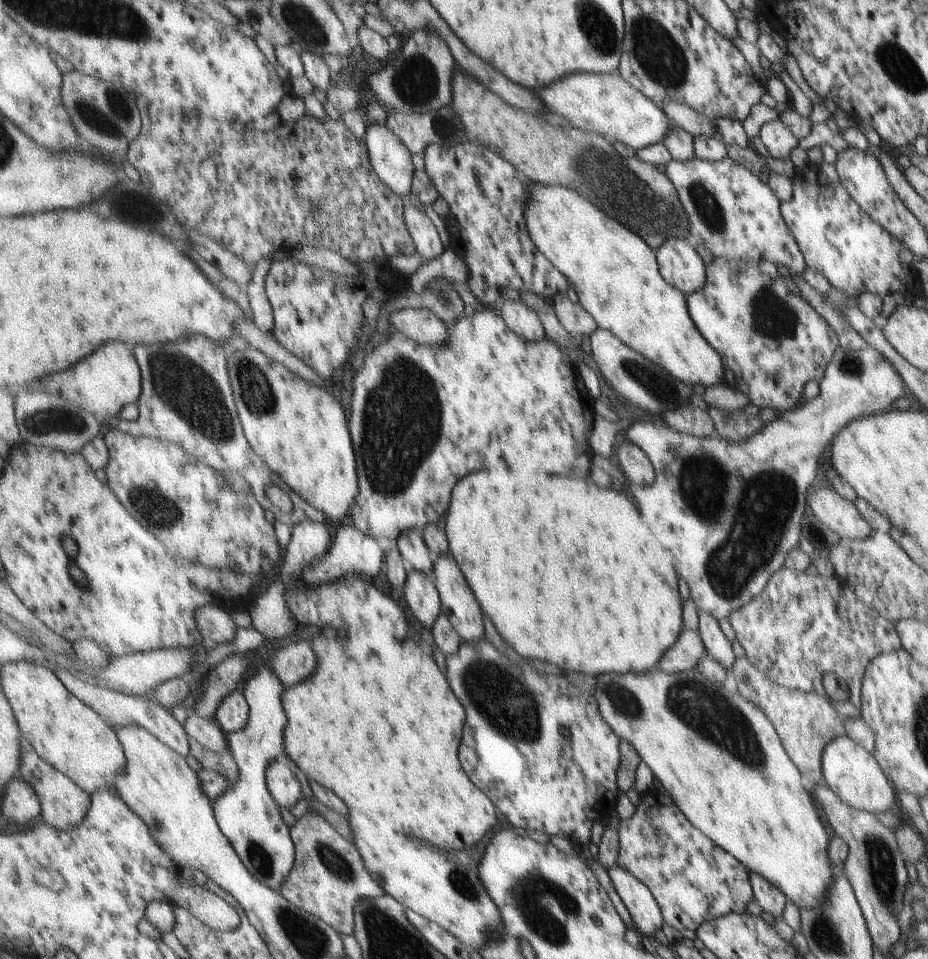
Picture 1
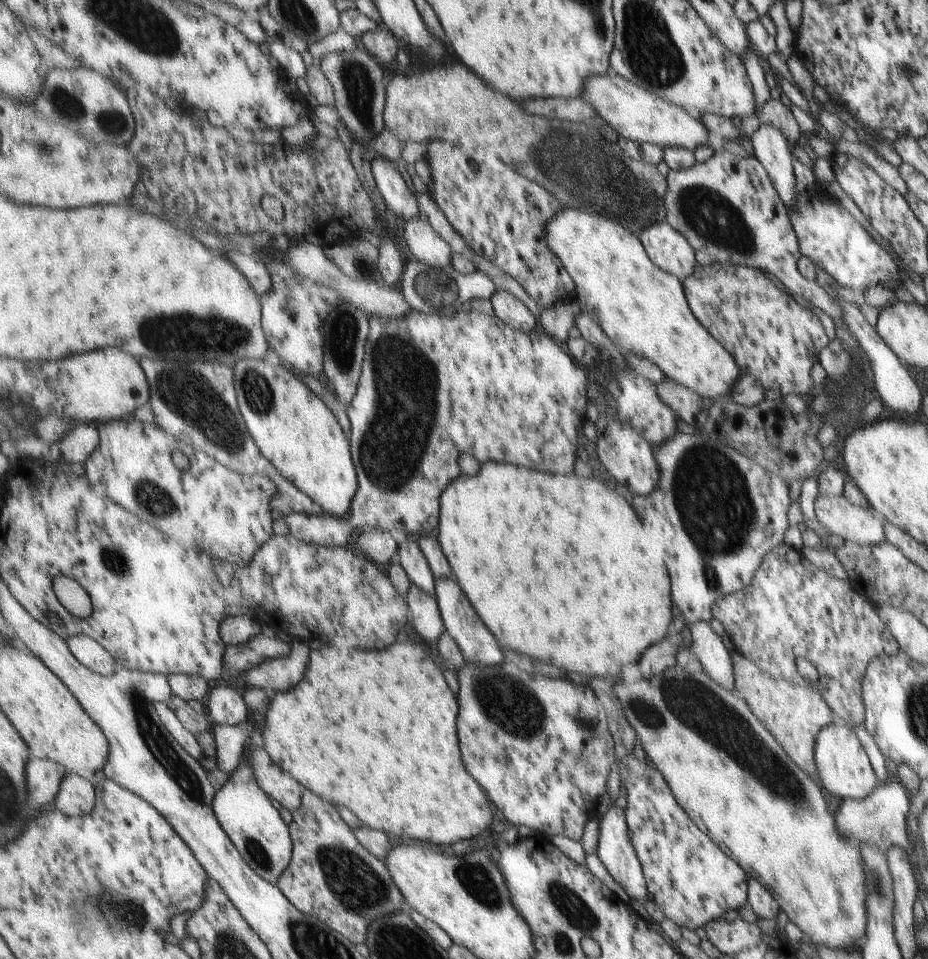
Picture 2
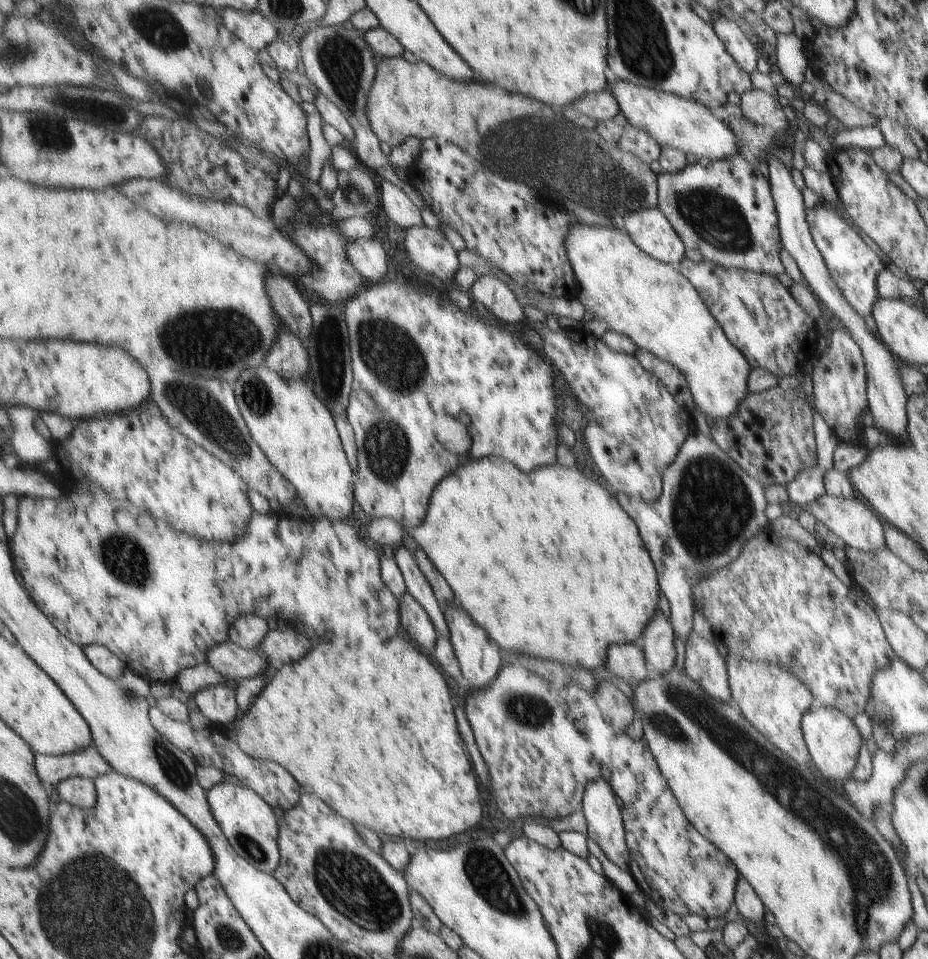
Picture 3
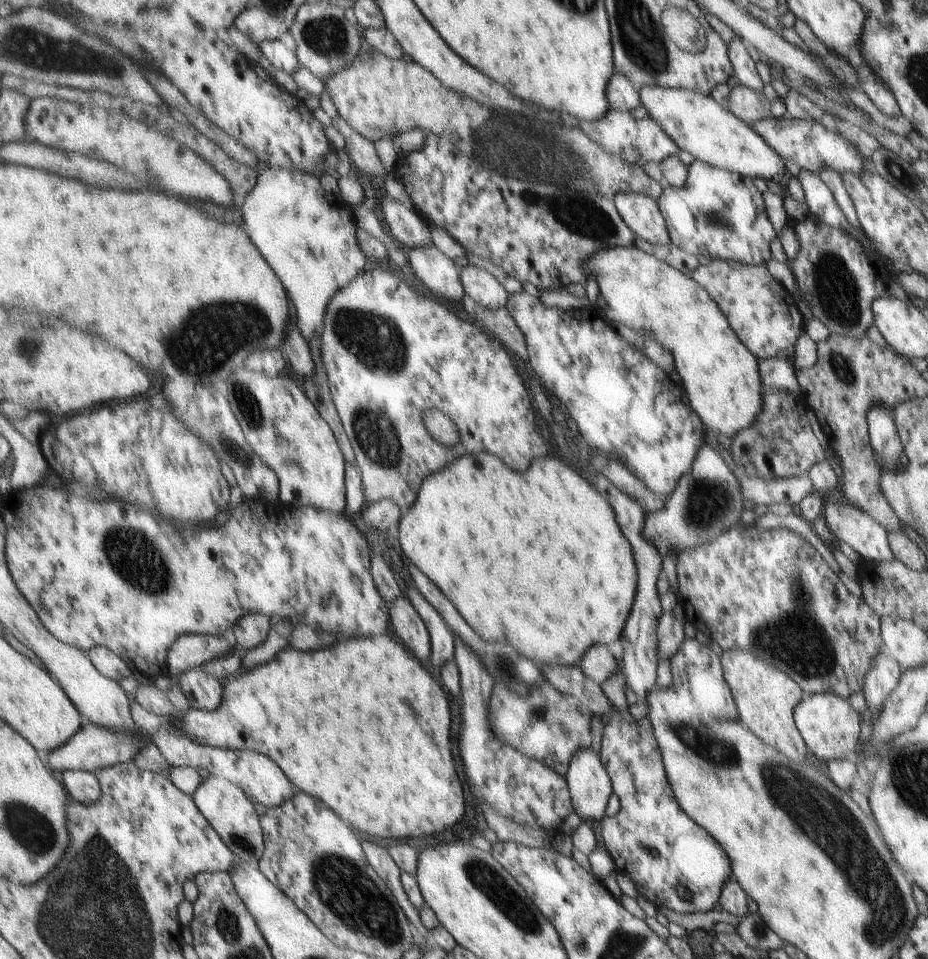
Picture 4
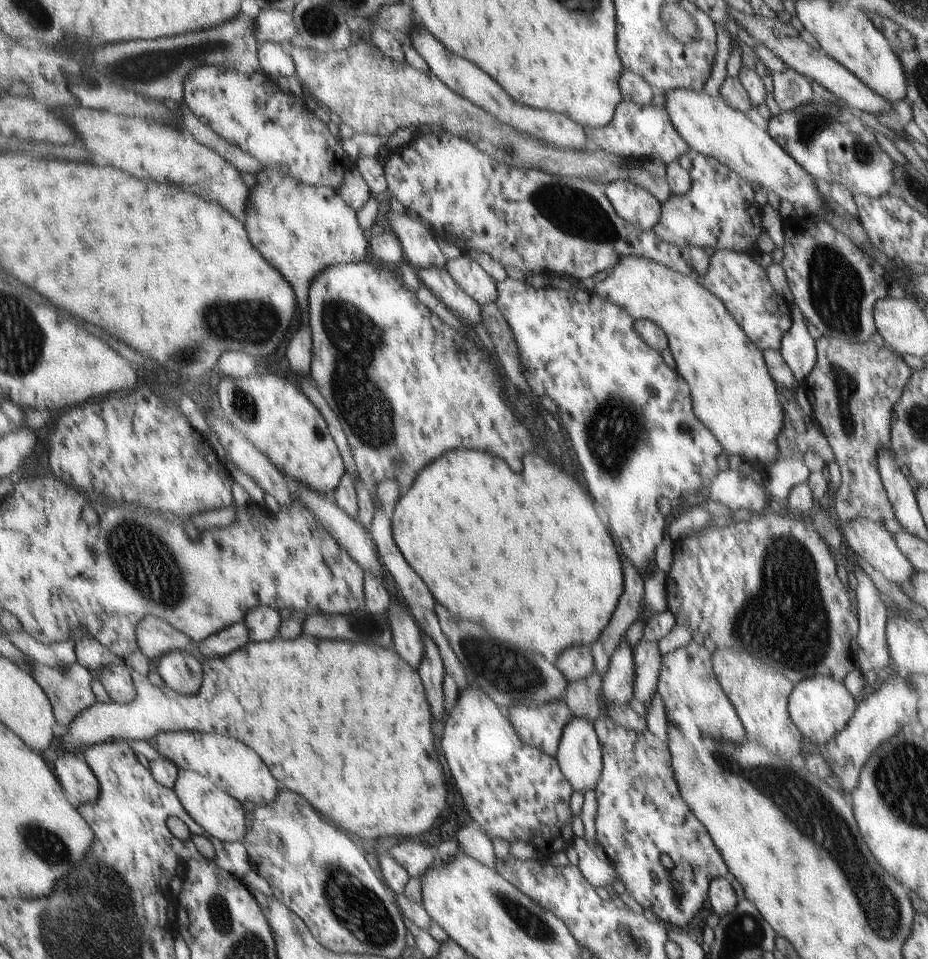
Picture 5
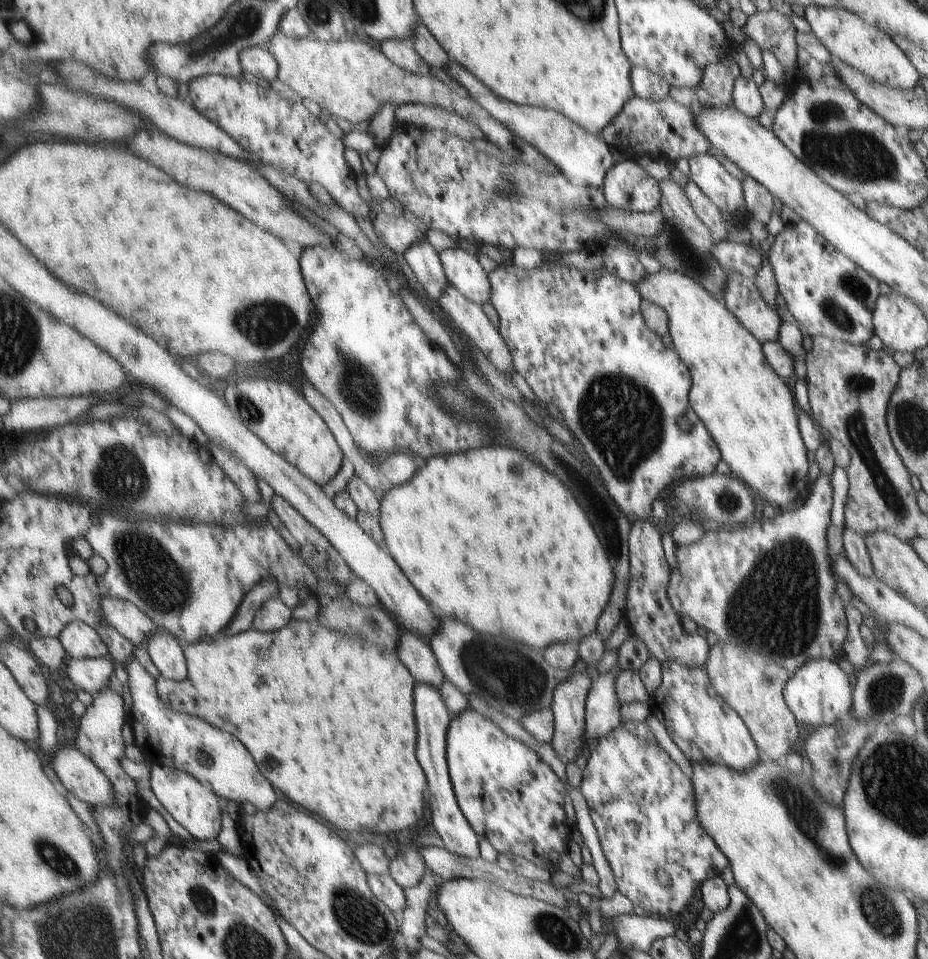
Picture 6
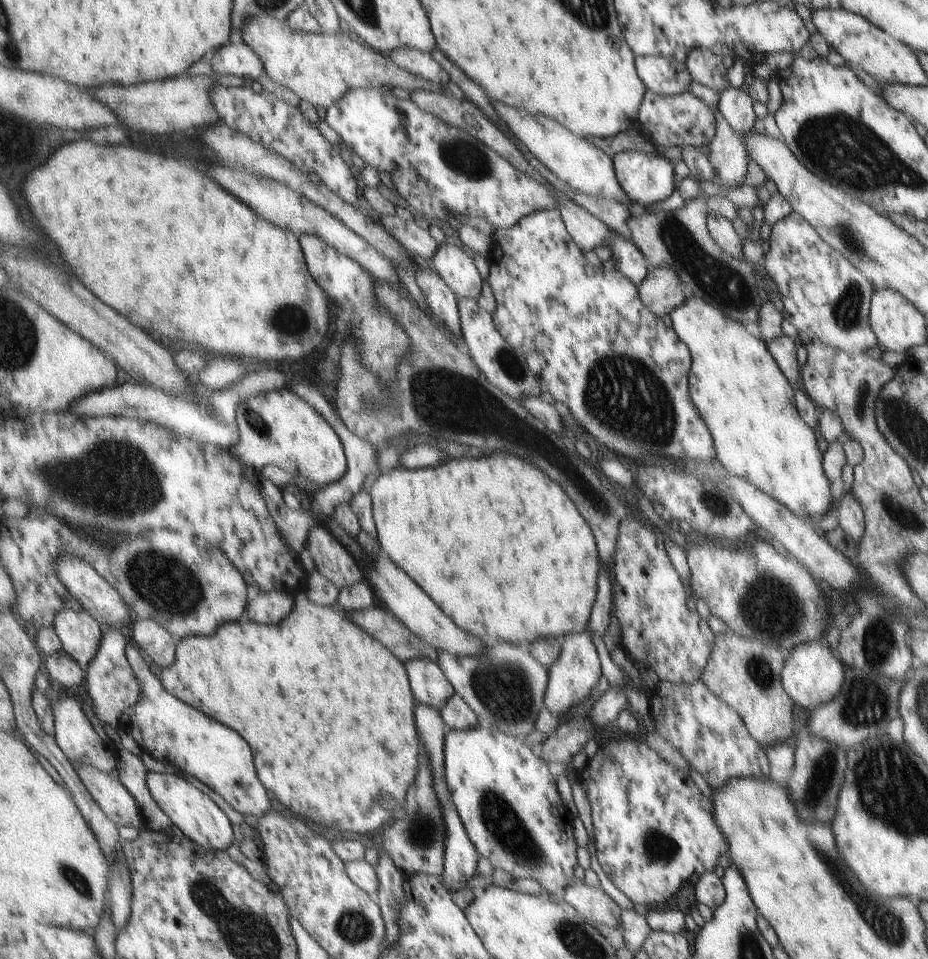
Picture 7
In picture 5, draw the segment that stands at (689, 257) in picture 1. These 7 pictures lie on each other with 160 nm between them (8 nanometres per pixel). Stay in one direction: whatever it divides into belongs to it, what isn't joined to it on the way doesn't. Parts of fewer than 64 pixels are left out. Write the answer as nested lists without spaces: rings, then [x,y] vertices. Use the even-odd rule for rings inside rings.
[[[612,181],[605,186],[604,196],[616,213],[638,231],[649,232],[660,220],[660,202],[629,181]]]

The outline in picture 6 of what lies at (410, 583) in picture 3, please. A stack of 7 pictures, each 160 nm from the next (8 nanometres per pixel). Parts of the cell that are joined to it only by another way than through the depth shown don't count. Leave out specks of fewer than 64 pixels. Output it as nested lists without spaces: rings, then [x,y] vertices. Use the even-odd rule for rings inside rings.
[[[417,684],[417,726],[421,728],[421,740],[417,746],[417,756],[425,764],[425,774],[429,776],[429,804],[431,810],[431,828],[437,830],[445,841],[446,848],[455,854],[466,857],[479,857],[479,838],[475,829],[461,810],[449,770],[446,755],[447,735],[452,717],[440,689],[431,684]]]

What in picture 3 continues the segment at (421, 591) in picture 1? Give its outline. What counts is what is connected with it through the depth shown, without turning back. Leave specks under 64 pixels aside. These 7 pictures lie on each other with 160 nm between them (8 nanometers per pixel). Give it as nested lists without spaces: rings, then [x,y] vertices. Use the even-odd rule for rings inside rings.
[[[407,591],[400,599],[401,618],[400,623],[406,629],[409,636],[421,648],[433,652],[438,641],[434,620],[429,616],[428,610]]]

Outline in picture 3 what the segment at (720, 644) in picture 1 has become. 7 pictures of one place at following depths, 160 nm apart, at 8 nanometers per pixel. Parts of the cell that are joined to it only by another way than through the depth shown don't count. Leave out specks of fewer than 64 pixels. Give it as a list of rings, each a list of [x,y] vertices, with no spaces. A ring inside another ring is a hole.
[[[691,631],[685,643],[683,670],[709,696],[718,701],[731,701],[725,658],[721,657],[713,642]]]

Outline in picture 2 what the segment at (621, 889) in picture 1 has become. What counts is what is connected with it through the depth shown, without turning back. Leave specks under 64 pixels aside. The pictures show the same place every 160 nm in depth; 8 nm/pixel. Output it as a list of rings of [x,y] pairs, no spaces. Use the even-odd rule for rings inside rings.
[[[617,805],[607,806],[606,811],[598,818],[599,830],[596,855],[601,864],[609,873],[609,876],[619,884],[625,894],[640,904],[643,904],[651,894],[647,889],[647,879],[643,873],[643,867],[636,857],[635,849],[631,847],[627,836],[627,828],[625,827],[624,810]]]

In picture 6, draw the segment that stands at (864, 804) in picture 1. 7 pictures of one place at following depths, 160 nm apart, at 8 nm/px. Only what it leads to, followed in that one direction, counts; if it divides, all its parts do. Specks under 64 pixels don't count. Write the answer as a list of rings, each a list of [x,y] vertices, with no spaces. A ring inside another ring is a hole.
[[[825,659],[810,660],[791,674],[783,687],[782,697],[794,719],[798,723],[812,726],[814,730],[847,718],[847,712],[851,708],[849,680],[835,666],[835,662]]]

